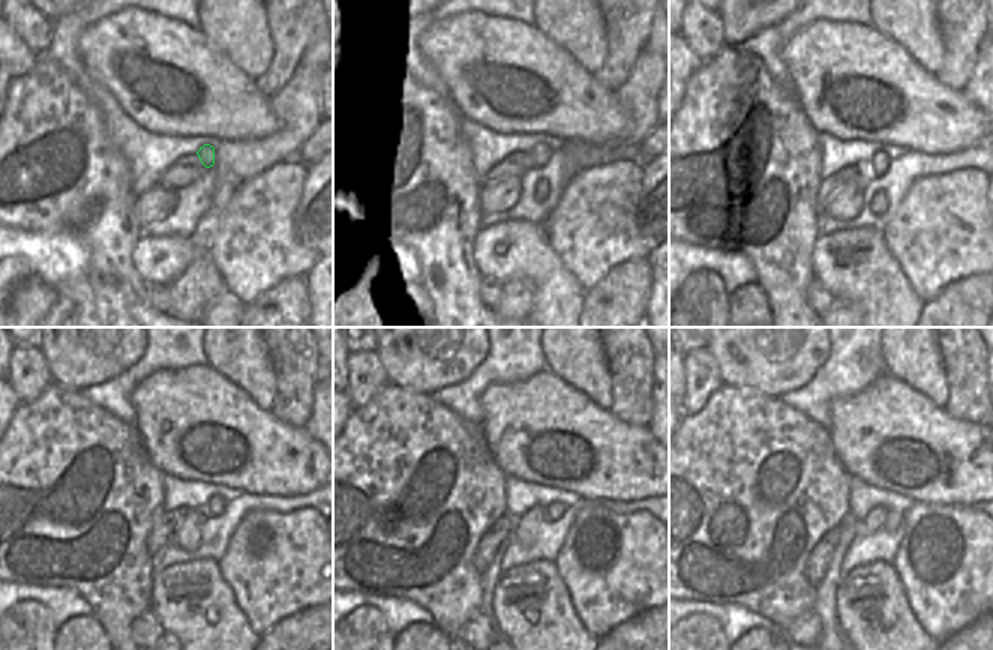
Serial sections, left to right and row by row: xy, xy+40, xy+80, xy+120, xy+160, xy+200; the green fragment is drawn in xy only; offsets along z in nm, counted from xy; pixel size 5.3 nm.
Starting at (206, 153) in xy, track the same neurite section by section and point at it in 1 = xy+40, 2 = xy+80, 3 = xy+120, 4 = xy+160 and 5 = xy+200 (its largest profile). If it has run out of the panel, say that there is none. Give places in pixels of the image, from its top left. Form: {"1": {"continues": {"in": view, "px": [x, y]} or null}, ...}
{"1": {"continues": {"in": "xy+40", "px": [542, 155]}}, "2": {"continues": {"in": "xy+80", "px": [879, 161]}}, "3": {"continues": {"in": "xy+120", "px": [215, 506]}}, "4": {"continues": {"in": "xy+160", "px": [554, 511]}}, "5": {"continues": {"in": "xy+200", "px": [894, 518]}}}

